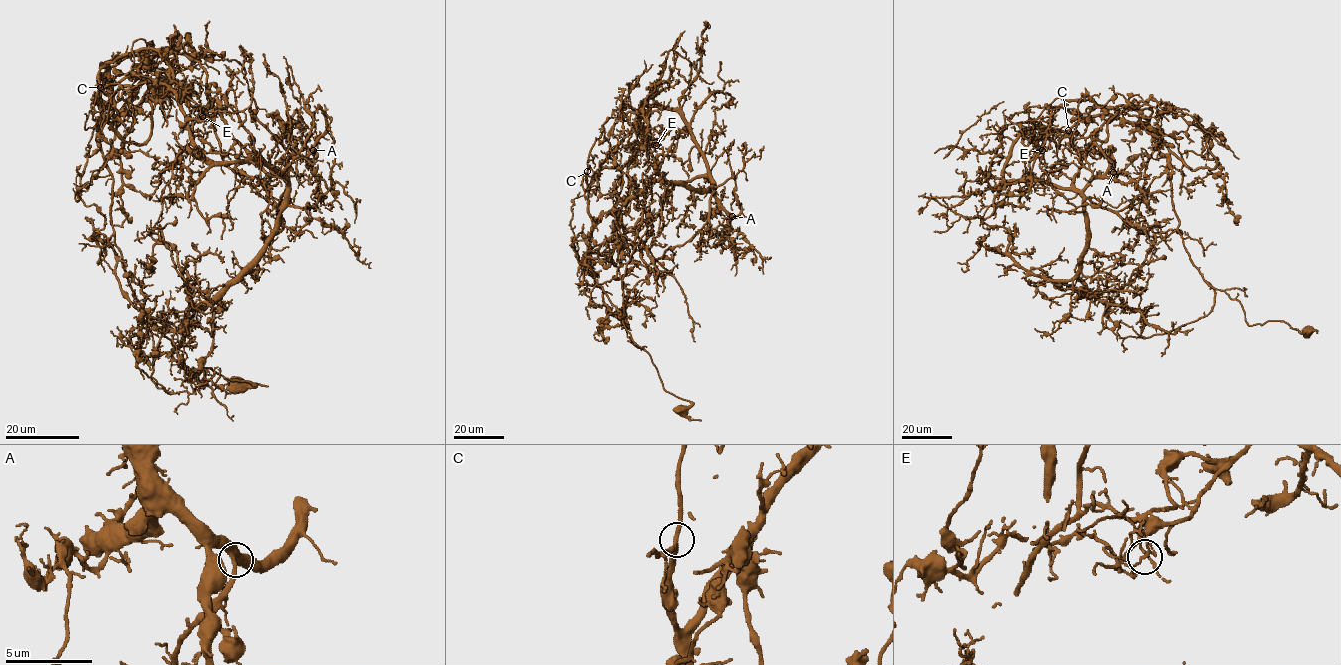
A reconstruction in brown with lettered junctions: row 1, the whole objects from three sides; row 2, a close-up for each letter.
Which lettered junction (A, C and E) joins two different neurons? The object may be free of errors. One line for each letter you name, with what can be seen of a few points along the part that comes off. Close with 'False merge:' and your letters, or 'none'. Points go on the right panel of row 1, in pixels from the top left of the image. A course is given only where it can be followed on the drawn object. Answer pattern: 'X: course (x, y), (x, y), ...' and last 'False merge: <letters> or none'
False merge: none

